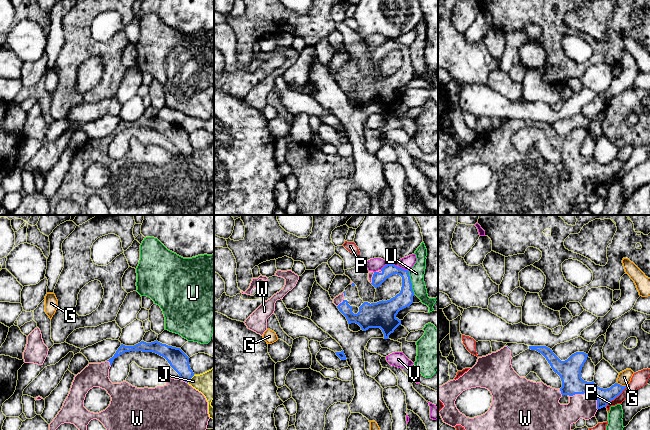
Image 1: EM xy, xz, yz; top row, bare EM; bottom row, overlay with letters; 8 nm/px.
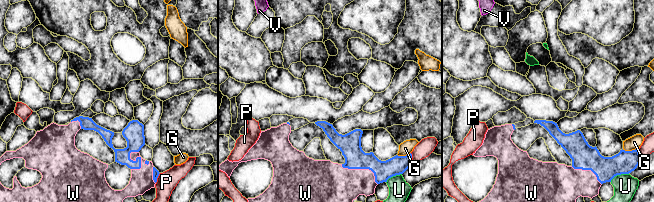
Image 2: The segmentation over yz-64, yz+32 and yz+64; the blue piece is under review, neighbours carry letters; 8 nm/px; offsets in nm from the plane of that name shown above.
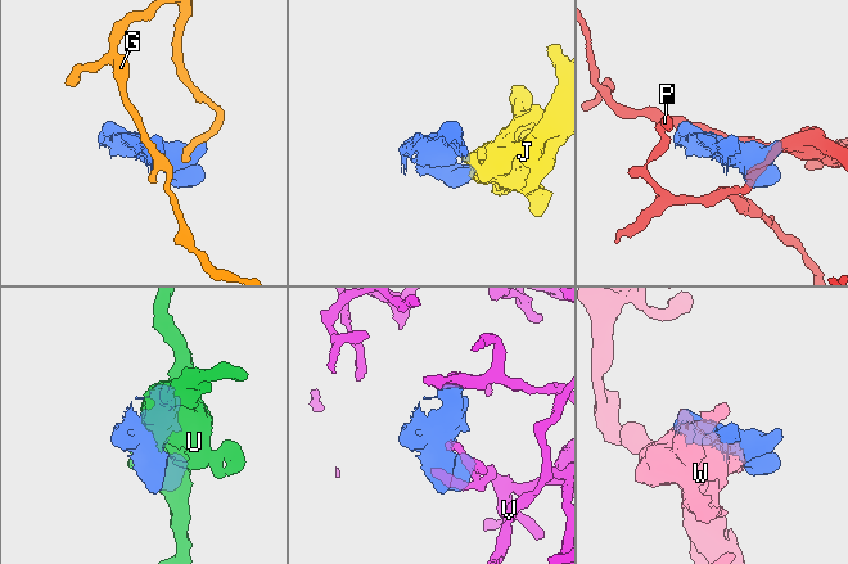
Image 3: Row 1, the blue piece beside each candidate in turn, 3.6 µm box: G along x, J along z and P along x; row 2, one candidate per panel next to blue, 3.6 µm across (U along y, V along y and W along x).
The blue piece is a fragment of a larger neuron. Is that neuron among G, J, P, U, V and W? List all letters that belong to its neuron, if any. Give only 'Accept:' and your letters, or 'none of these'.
Accept: W

